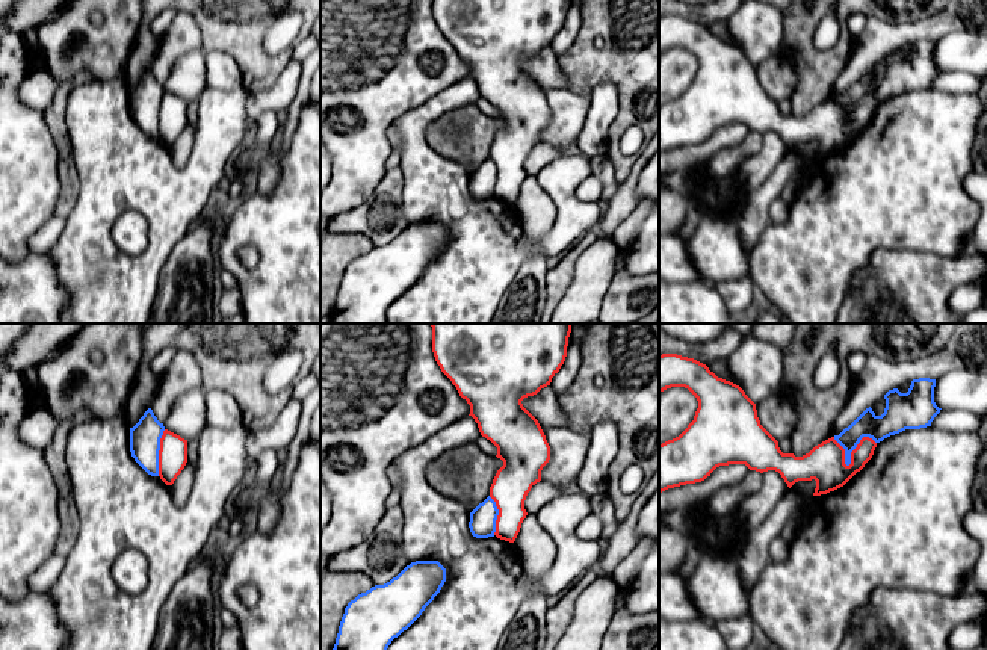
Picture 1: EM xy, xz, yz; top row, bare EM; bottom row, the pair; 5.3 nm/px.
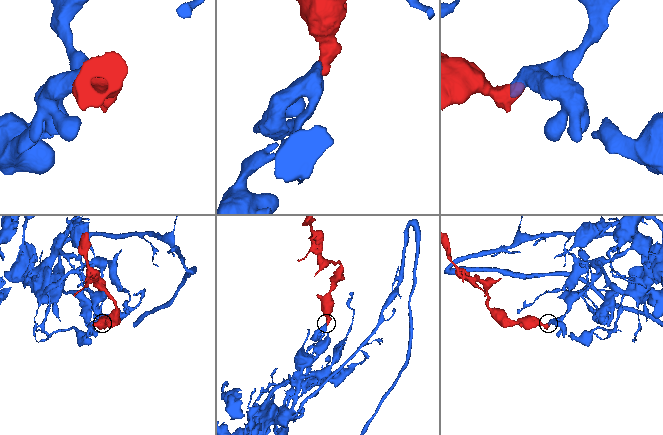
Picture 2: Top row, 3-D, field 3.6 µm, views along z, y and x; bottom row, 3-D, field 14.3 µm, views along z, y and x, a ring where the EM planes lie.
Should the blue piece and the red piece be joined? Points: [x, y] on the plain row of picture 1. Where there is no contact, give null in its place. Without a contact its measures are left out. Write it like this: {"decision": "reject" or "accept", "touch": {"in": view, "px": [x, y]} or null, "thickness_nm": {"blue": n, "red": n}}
{"decision": "reject", "touch": {"in": "yz", "px": [850, 120]}, "thickness_nm": {"blue": 130, "red": 200}}

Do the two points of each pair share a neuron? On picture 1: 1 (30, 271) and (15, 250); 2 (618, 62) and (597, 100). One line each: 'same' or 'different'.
1: different
2: different

